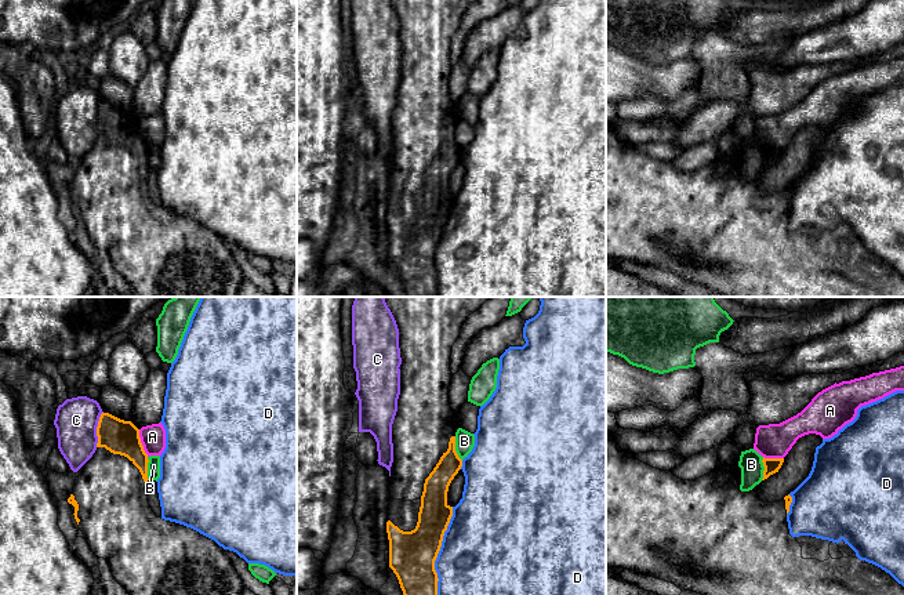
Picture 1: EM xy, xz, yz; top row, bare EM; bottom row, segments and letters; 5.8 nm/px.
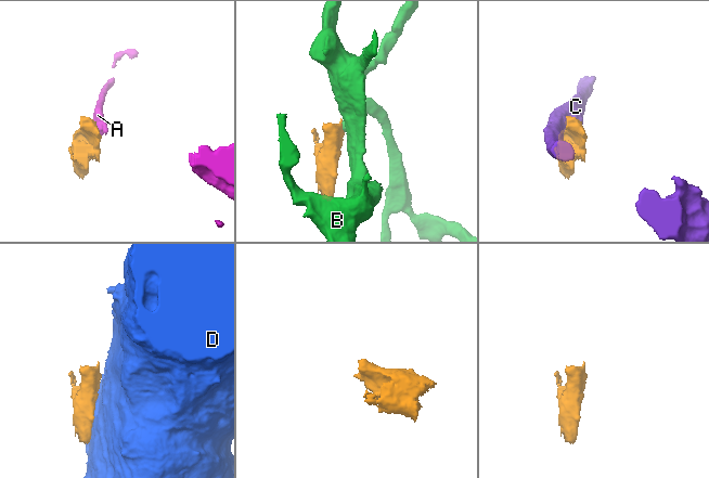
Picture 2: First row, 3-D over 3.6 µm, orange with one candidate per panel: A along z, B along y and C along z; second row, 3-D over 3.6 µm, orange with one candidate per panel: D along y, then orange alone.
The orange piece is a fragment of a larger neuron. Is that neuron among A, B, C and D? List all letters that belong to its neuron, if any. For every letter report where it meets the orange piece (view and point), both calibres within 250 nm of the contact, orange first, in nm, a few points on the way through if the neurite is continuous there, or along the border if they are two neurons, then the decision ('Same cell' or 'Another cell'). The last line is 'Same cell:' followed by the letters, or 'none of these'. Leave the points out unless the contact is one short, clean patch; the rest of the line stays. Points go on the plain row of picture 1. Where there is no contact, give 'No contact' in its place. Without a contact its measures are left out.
A: Touches orange at xy (141, 134). Thickness 200 nm (orange) against 140 nm. Another cell
B: Touches orange at xz (454, 140). Thickness 140 nm (orange) against 110 nm. Boundary: xz (454, 127), (454, 141), (461, 151). Another cell
C: Touches orange at xy (97, 120). Thickness 200 nm (orange) against 260 nm. Another cell
D: Touches orange at xz (436, 247). Thickness 280 nm (orange) against 480 nm. Another cell
Same cell: none of these

